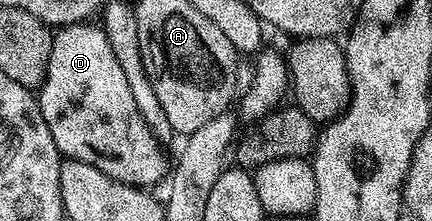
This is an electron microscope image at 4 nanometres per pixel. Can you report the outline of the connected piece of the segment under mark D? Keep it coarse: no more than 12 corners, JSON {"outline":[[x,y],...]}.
{"outline":[[102,27],[51,38],[60,157],[146,189],[169,162]]}

